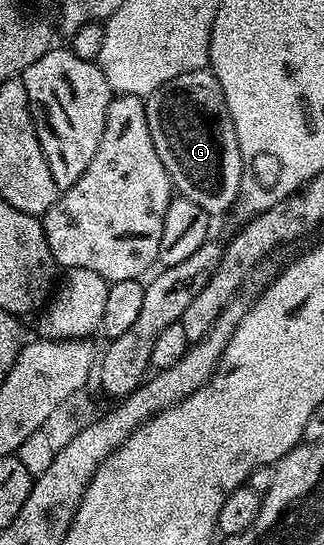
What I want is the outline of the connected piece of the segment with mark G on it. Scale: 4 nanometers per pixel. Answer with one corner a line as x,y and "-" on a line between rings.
207,68
190,71
186,75
178,75
174,79
167,81
162,87
155,89
155,91
146,98
144,110
146,111
146,123
150,127
150,139
154,139
154,151
158,151
158,159
162,159
162,167
166,167
175,192
181,197
188,197
194,203
198,203
198,207
202,207
209,215
224,213
227,209
229,212
229,210
235,206
236,198
240,195
242,155
238,151
238,135
234,131
234,123
230,119
230,111
226,107
226,99
222,95
222,87
218,83
218,79

